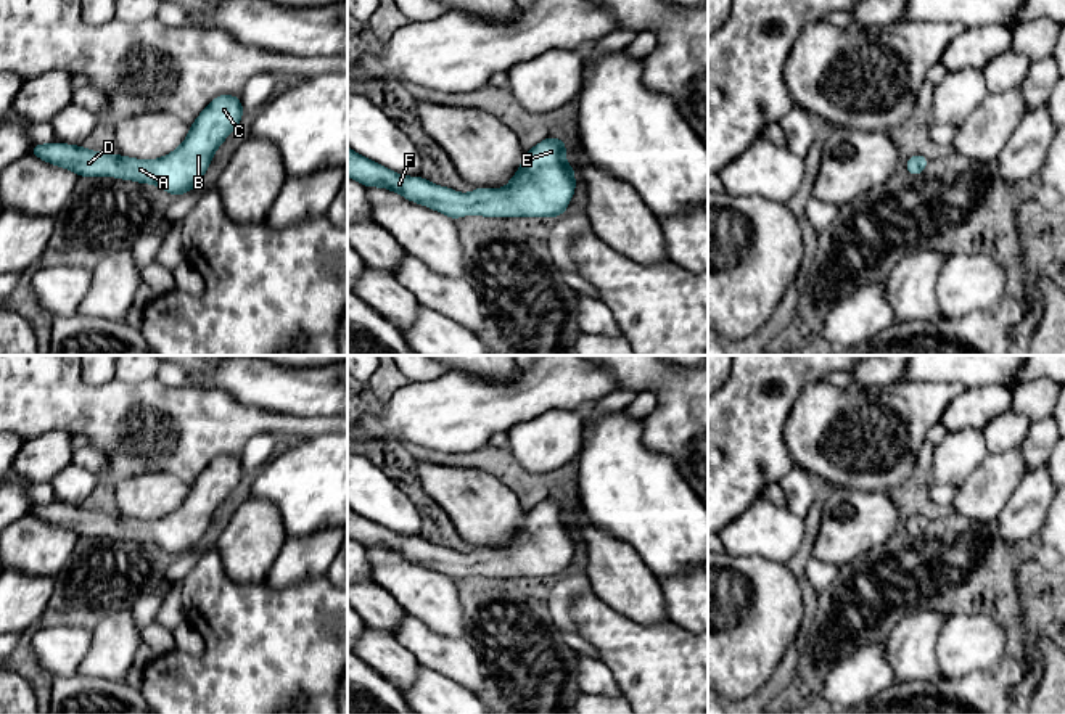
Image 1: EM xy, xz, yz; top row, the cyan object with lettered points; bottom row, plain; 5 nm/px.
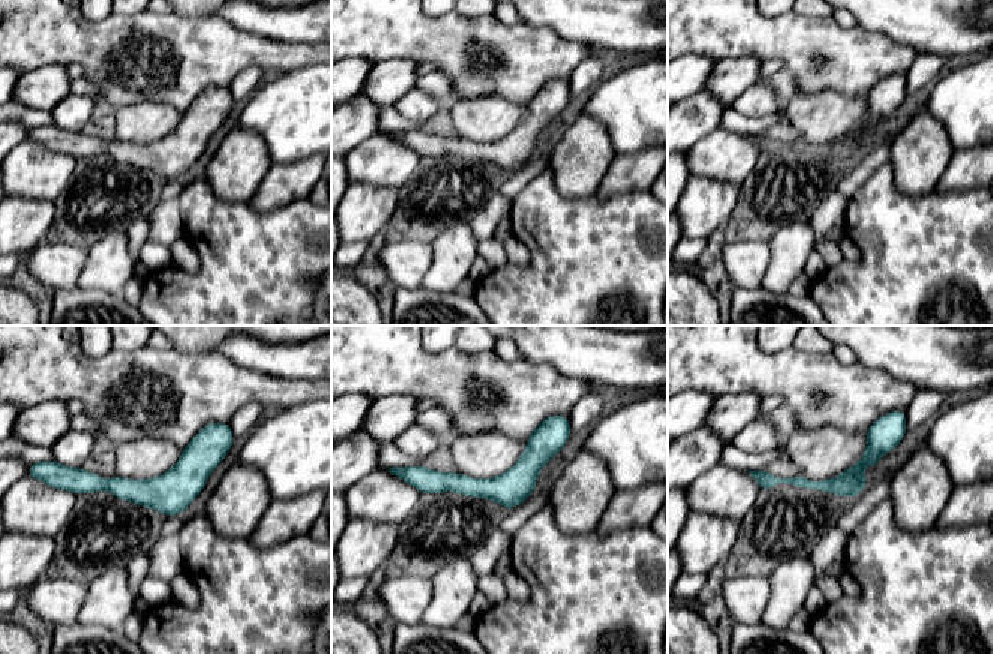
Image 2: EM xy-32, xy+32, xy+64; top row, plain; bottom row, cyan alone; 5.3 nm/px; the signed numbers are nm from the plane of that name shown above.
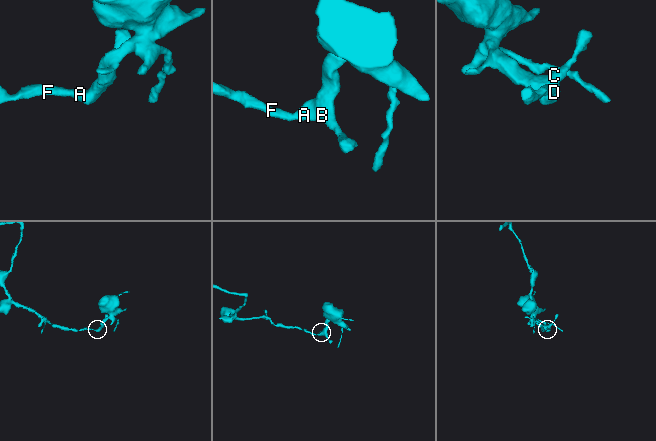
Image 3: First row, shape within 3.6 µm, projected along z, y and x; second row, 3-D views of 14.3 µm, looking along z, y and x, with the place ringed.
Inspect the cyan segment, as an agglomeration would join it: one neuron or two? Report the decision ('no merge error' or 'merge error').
no merge error

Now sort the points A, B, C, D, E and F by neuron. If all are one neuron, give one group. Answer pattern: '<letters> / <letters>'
A B C D E F

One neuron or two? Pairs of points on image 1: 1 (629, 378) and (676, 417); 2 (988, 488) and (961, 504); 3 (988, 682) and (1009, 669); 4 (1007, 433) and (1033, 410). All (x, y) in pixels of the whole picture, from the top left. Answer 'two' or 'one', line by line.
1: one
2: one
3: one
4: two

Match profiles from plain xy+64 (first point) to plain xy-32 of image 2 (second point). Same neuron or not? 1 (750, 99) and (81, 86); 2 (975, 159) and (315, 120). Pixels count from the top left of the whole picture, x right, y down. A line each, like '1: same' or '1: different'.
1: different
2: different

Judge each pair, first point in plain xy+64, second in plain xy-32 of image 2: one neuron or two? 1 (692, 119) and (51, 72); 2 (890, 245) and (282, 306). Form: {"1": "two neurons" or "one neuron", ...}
{"1": "two neurons", "2": "one neuron"}

